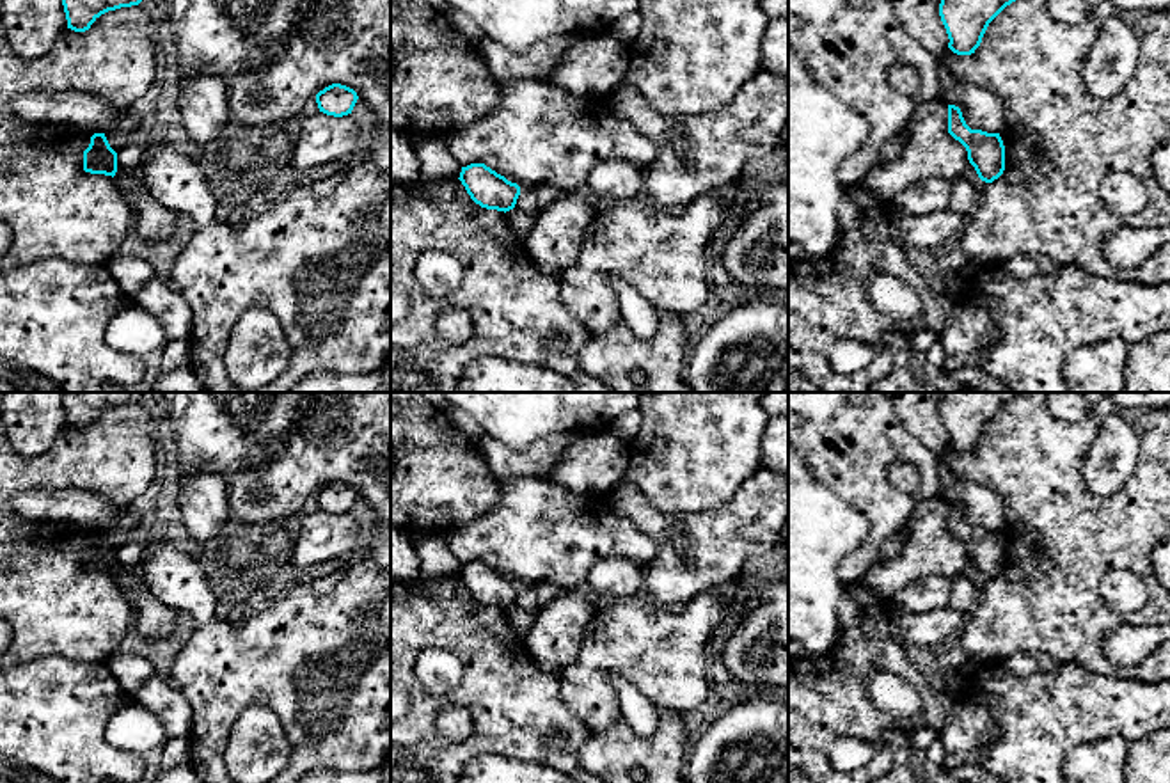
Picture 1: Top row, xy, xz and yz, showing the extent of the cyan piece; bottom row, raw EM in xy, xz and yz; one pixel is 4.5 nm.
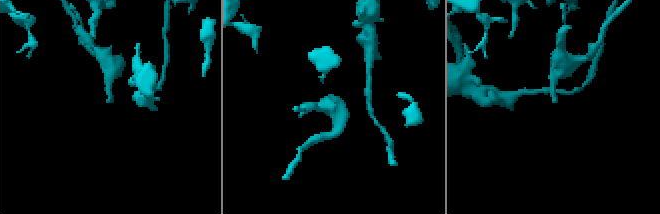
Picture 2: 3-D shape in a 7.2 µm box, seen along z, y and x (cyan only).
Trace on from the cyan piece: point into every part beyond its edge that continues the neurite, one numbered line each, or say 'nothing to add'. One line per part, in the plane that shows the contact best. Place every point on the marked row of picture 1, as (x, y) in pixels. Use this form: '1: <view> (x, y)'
nothing to add

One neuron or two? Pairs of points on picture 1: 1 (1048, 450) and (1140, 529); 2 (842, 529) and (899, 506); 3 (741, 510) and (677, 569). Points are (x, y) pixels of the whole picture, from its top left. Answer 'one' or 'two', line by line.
1: one
2: two
3: one

